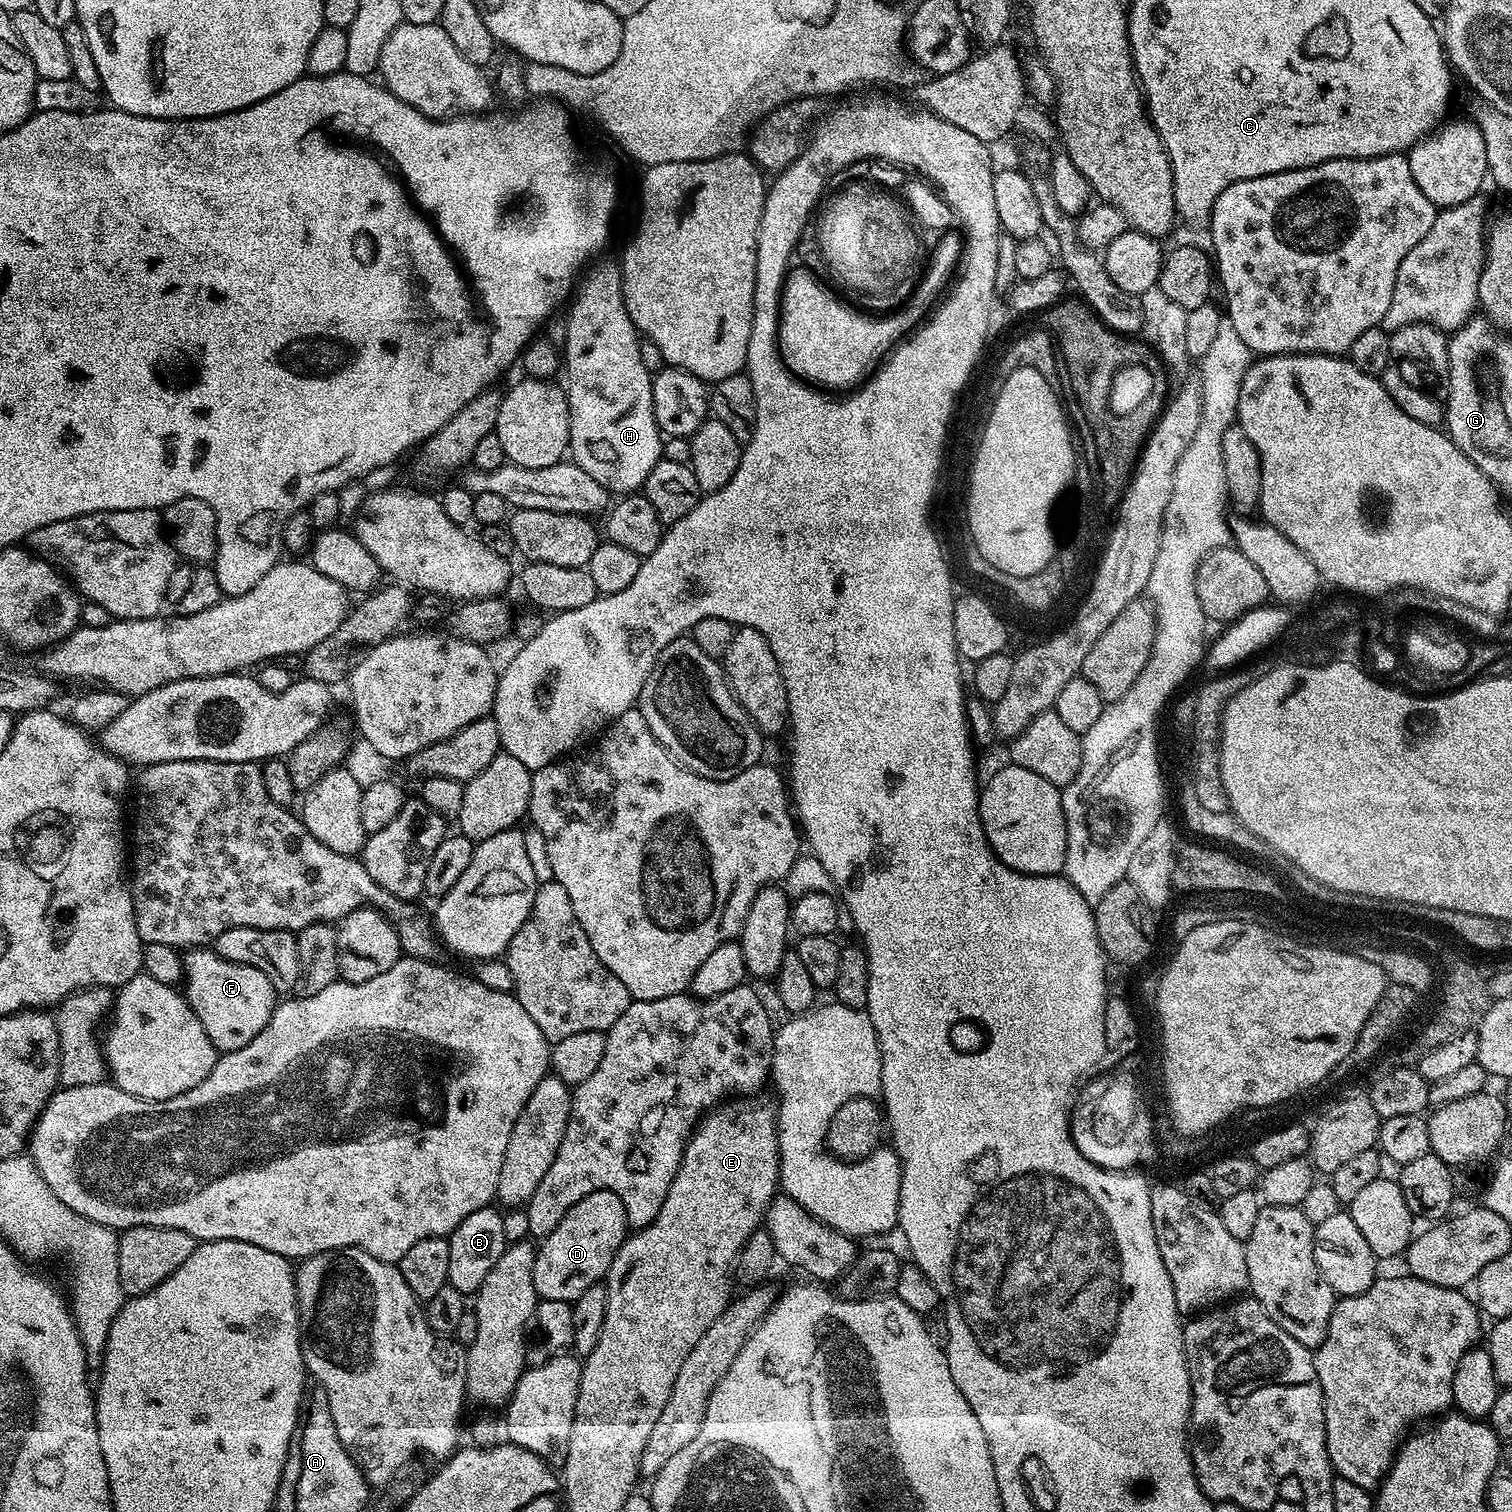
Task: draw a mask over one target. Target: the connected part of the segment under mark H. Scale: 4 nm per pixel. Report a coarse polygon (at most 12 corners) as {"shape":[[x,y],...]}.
{"shape":[[619,267],[579,285],[571,459],[612,494],[662,459]]}

